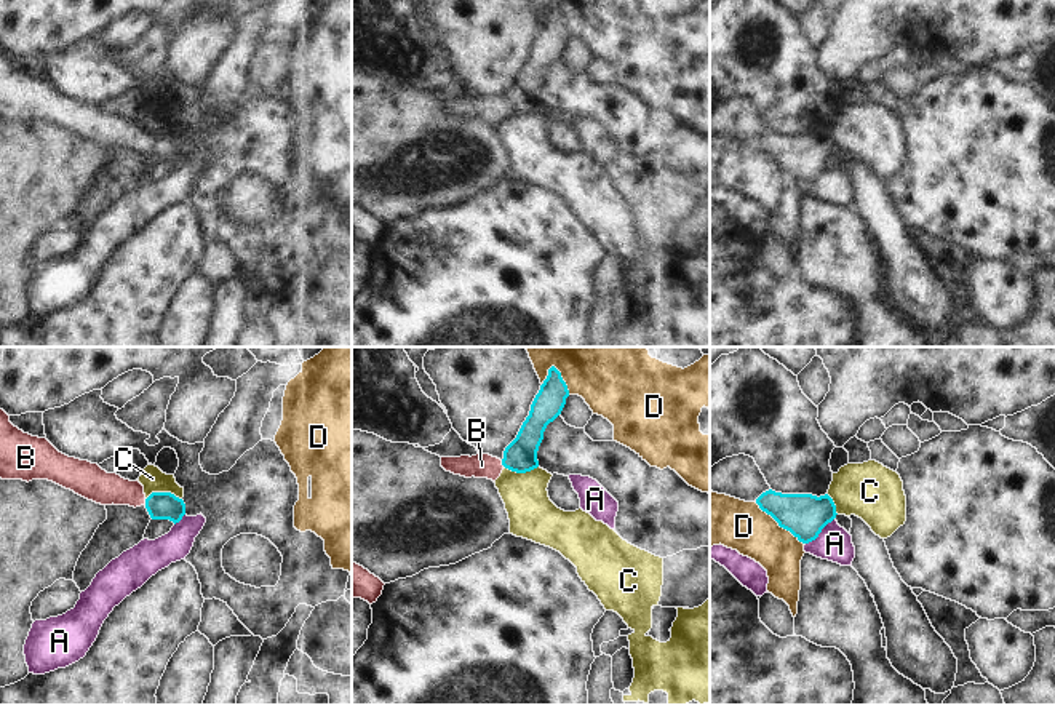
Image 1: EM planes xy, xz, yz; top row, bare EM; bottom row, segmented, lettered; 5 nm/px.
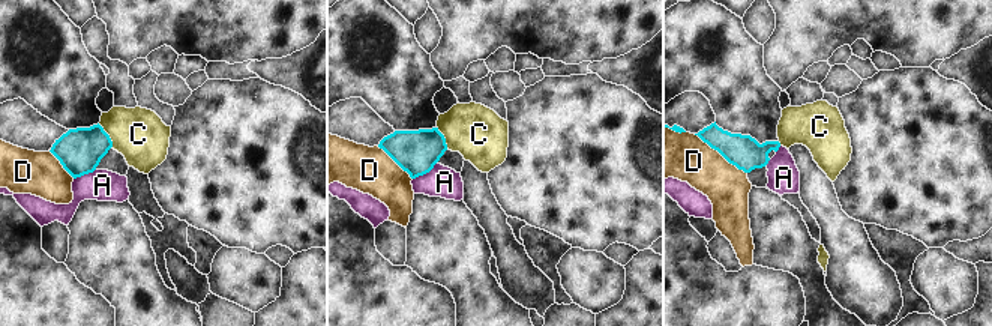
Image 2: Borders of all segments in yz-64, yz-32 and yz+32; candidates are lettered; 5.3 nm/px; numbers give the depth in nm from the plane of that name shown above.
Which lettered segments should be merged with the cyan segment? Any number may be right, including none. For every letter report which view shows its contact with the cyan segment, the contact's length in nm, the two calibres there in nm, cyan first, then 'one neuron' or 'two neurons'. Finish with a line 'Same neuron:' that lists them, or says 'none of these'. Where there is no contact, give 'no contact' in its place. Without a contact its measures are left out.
A: meets cyan in yz; contact 190 nm long; 220 nm thick on the cyan side, 180 nm on the other; two neurons
B: meets cyan in xy; contact 30 nm long; 140 nm thick on the cyan side, 160 nm on the other; one neuron
C: meets cyan in xy; contact 180 nm long; 140 nm thick on the cyan side, 120 nm on the other; two neurons
D: meets cyan in yz; contact 320 nm long; 220 nm thick on the cyan side, 240 nm on the other; two neurons
Same neuron: B

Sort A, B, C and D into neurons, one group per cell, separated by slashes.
A / B / C / D

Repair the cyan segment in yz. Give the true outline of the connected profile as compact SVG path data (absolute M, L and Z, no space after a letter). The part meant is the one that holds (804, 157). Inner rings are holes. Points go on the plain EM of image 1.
M769 131L756 141L756 145L802 185L815 182L838 157L828 136L817 139L812 136L782 136Z

